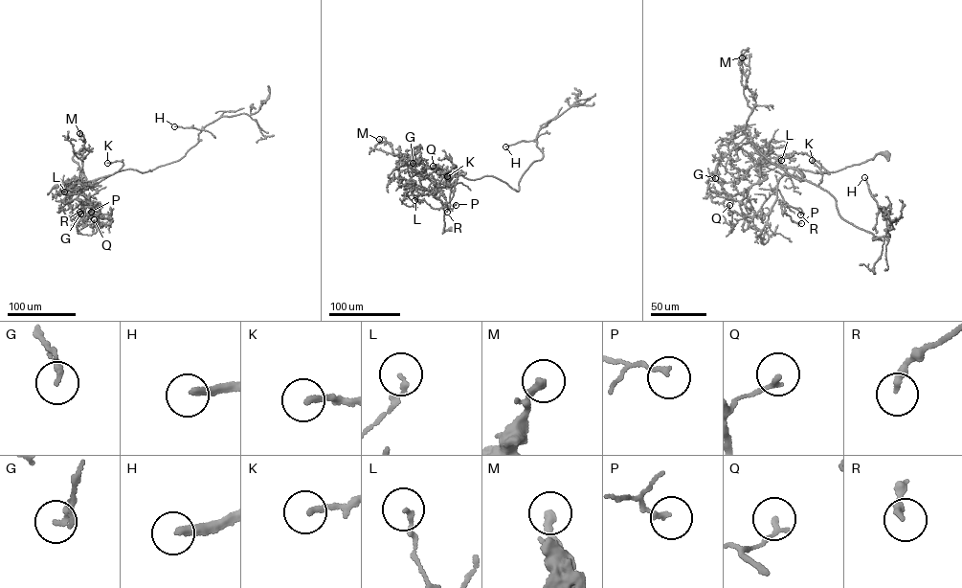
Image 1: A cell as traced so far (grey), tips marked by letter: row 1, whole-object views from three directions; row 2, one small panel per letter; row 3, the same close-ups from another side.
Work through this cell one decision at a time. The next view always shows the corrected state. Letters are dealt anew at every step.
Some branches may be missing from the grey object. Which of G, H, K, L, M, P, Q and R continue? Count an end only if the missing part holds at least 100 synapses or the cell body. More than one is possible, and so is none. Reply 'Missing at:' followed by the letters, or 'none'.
Missing at: H

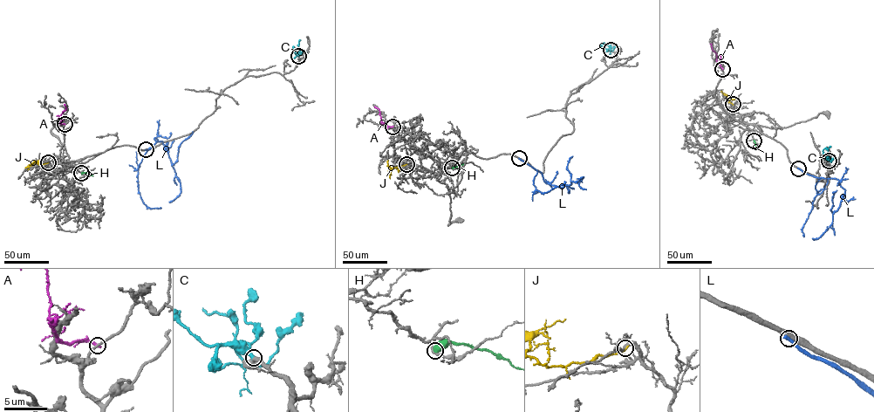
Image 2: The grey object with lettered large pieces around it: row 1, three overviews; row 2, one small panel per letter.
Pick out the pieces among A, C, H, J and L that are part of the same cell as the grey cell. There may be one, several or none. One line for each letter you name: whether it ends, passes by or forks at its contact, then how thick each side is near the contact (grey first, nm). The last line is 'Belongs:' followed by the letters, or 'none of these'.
C: it ends | 400/380 nm
Belongs: C

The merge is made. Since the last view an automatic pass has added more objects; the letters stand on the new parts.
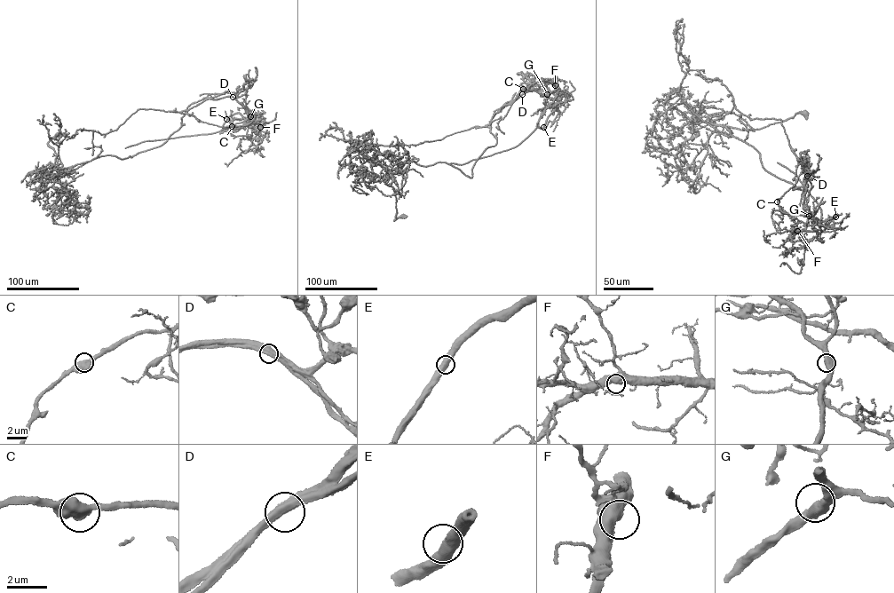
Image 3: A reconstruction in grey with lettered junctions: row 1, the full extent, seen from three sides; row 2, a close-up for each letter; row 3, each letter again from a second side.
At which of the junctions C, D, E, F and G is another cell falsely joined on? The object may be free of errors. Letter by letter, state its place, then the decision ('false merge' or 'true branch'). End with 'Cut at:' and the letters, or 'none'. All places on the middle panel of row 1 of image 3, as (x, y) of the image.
C: at (523, 89); true branch
D: at (522, 94); false merge
E: at (543, 127); true branch
F: at (555, 85); true branch
G: at (547, 94); true branch
Cut at: D

